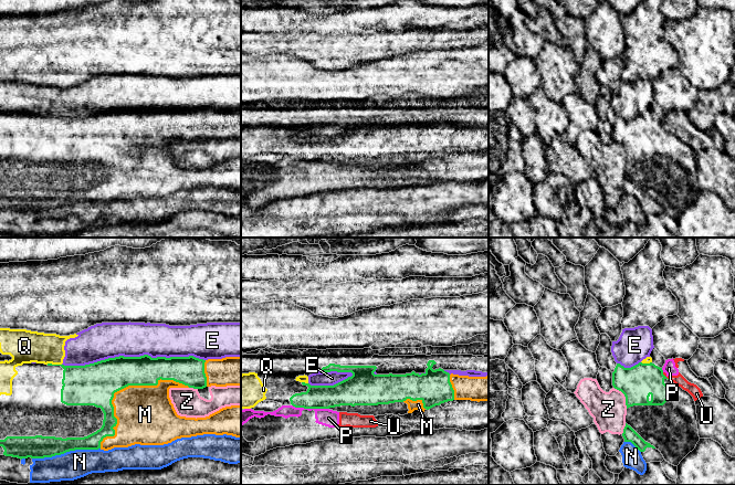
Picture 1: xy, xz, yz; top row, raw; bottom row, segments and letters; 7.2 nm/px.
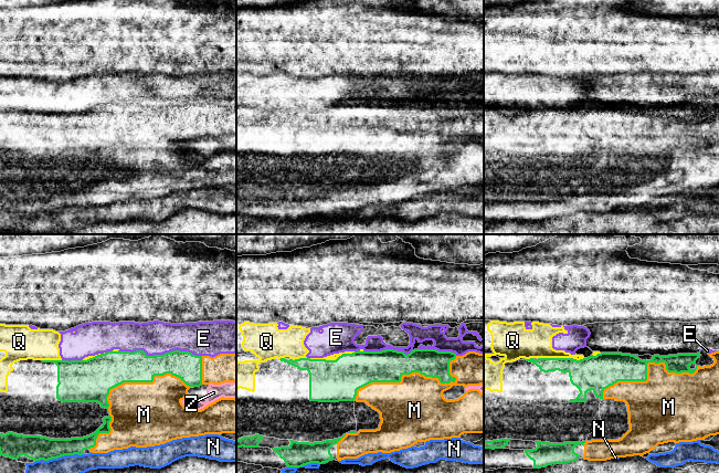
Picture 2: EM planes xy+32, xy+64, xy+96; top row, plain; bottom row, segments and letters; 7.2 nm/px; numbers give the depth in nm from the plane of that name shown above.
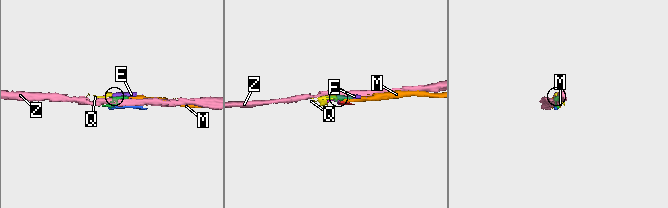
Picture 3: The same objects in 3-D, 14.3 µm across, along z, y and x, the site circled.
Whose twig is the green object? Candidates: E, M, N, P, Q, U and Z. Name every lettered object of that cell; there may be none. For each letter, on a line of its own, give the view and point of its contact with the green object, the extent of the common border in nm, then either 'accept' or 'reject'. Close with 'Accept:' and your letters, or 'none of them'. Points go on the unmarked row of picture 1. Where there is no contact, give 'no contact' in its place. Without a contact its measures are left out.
E: xy (133, 109) | 1050 nm | reject
M: xy (122, 140) | 800 nm | accept
N: xy (65, 204) | 500 nm | reject
P: xz (311, 160) | 280 nm | reject
Q: xy (54, 117) | 110 nm | accept
U: yz (664, 128) | 80 nm | reject
Z: yz (625, 148) | 190 nm | reject
Accept: M, Q

